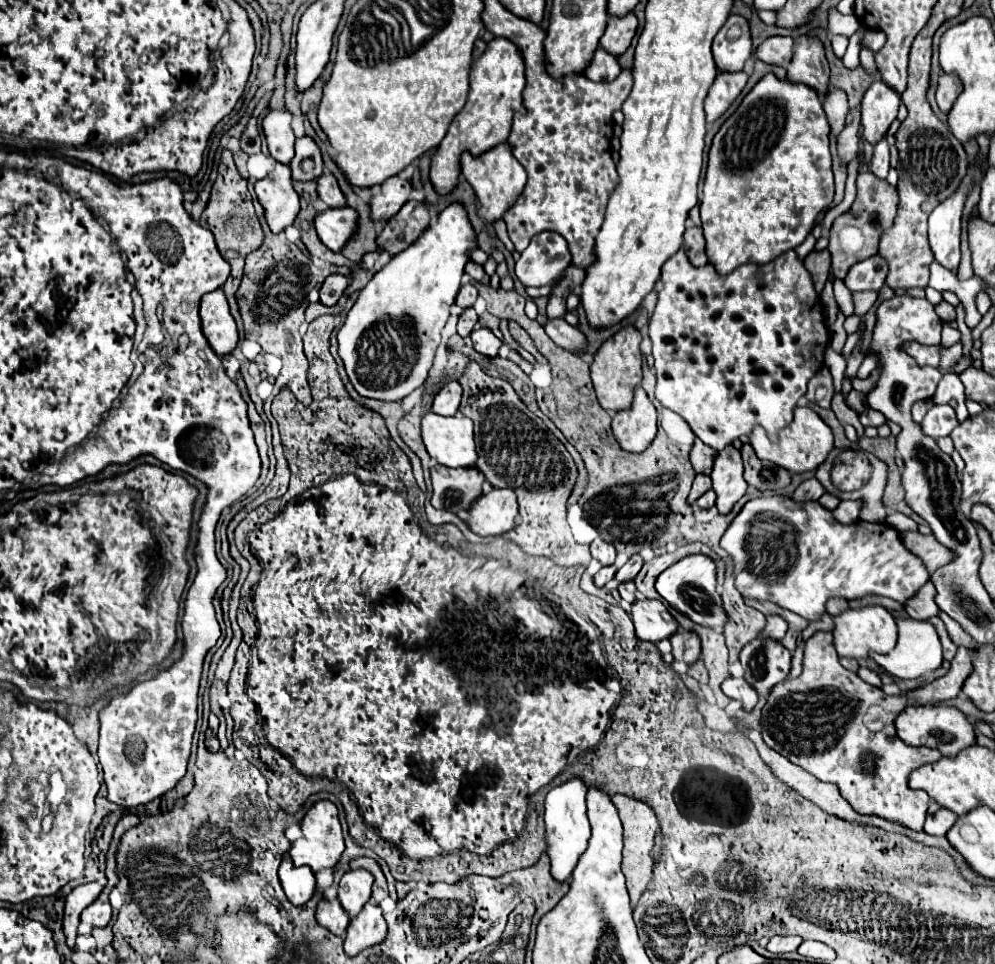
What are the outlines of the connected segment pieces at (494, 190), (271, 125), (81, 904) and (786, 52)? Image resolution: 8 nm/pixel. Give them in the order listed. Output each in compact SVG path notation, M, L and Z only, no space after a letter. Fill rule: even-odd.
M507 142L497 144L491 150L479 154L479 156L473 156L471 152L463 152L461 154L461 172L467 178L467 182L473 186L479 204L487 210L485 212L487 222L493 222L493 220L501 218L503 212L517 200L517 196L521 194L521 190L527 182L525 168L511 154L511 148L509 148Z
M271 110L265 120L263 120L263 132L265 132L265 140L269 146L271 156L281 162L281 164L289 164L293 160L293 144L295 144L295 134L291 128L291 112L283 110Z
M89 882L89 884L81 884L81 886L73 888L71 894L67 896L63 932L67 936L67 946L69 948L75 948L75 938L77 938L77 926L79 926L81 912L99 898L101 890L103 890L103 886L99 882Z
M769 36L755 50L755 56L767 64L787 64L791 54L793 54L791 36Z

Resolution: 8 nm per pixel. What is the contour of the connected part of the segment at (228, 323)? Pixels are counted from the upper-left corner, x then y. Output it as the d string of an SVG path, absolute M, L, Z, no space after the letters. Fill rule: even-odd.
M217 288L201 298L201 326L217 356L233 352L239 342L239 332L235 318L229 312L223 288Z

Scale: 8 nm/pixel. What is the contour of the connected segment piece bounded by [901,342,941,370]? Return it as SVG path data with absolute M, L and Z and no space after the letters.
M905 342L901 346L901 350L907 352L909 356L913 356L919 366L933 366L933 368L941 370L941 366L939 366L939 354L937 354L939 346L923 346L919 342Z

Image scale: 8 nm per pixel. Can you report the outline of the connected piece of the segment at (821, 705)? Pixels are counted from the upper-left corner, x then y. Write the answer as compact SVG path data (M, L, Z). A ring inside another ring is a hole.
M815 632L805 642L803 674L773 686L763 706L763 740L793 764L839 786L841 794L859 814L877 814L911 830L923 830L929 794L909 788L909 774L925 764L941 760L941 752L915 748L895 734L895 718L907 706L925 706L951 700L971 674L971 656L965 646L957 648L945 676L899 696L887 696L881 688L863 682L855 672L841 666L831 632ZM873 754L873 772L863 770L863 756Z

